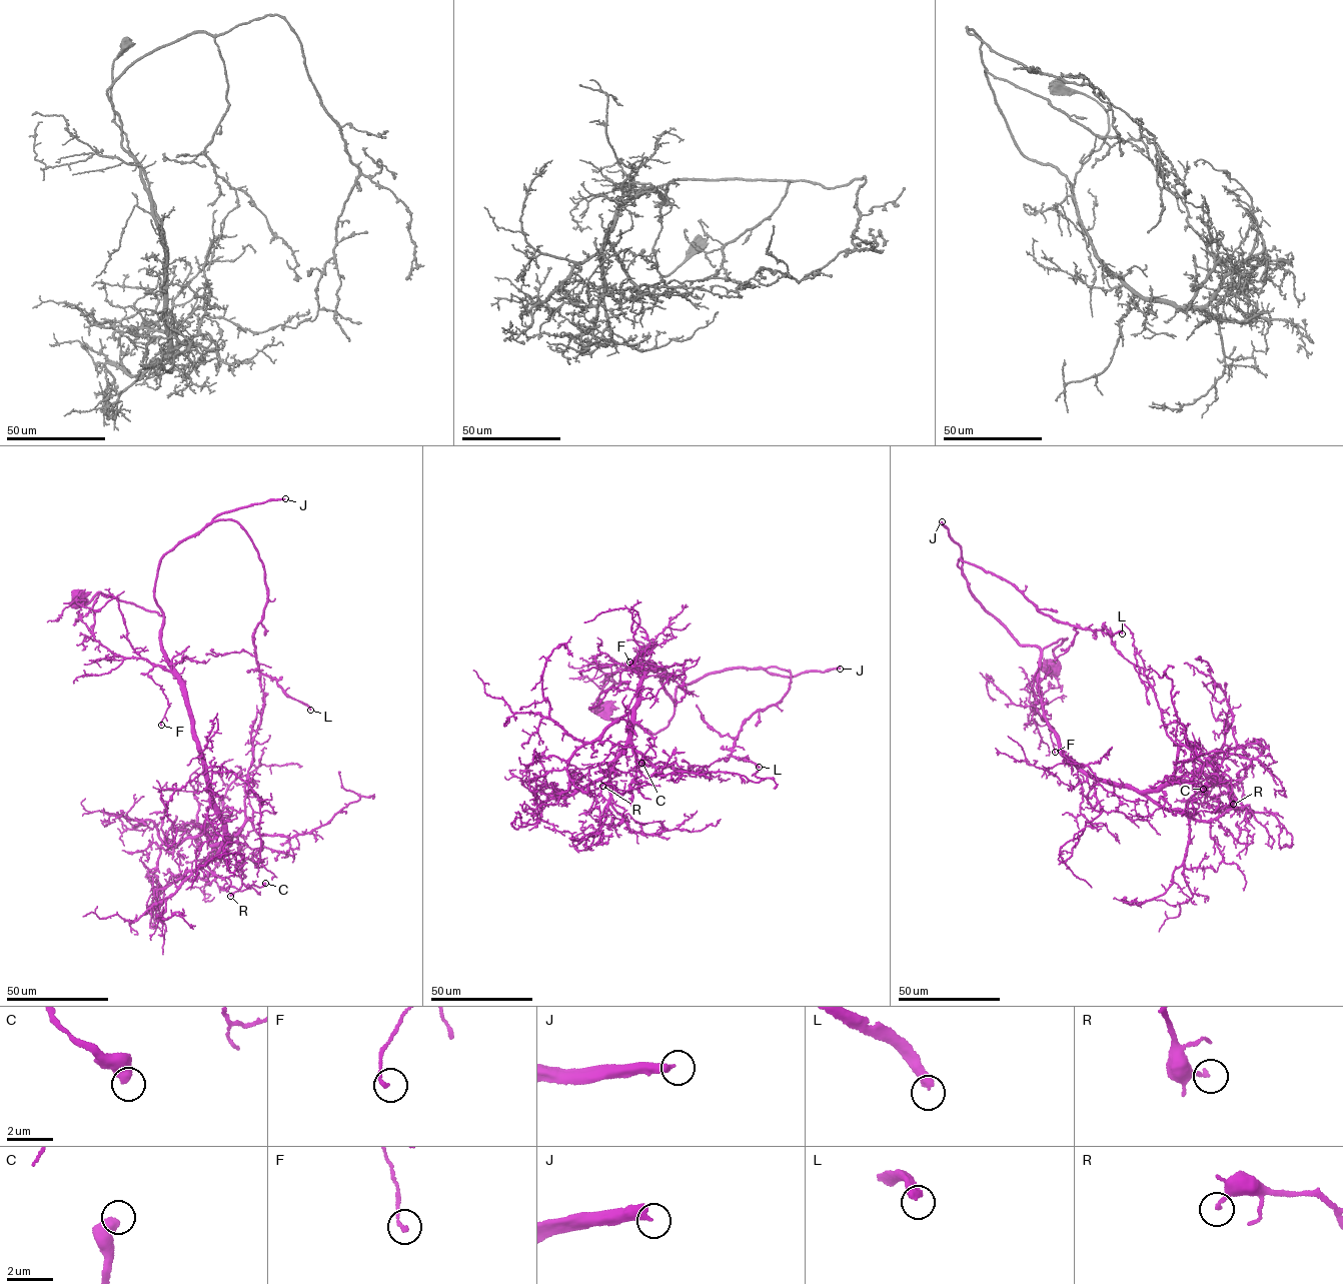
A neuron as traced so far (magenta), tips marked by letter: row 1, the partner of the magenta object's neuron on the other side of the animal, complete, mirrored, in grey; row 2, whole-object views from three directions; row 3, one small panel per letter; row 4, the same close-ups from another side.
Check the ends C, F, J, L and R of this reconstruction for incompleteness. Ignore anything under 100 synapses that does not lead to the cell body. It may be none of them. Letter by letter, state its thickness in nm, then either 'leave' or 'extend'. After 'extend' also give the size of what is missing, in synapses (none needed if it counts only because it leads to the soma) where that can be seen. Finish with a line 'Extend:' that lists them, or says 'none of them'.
C: 550 nm | leave
F: 140 nm | leave
J: 360 nm | extend | 850 syn
L: 380 nm | extend | 200 syn
R: 190 nm | leave
Extend: J, L

